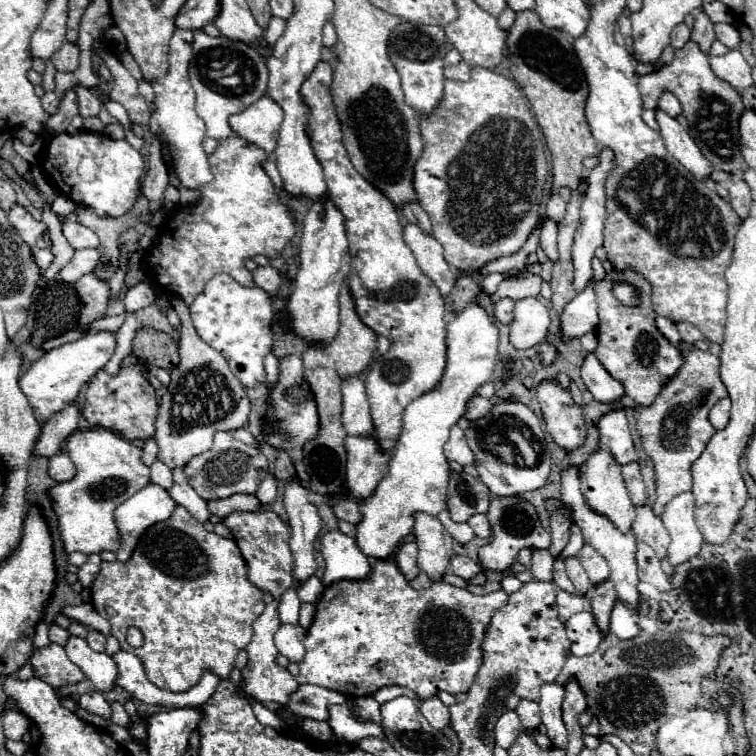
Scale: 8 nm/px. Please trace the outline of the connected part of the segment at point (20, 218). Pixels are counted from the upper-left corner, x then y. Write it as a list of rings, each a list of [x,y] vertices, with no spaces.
[[[14,206],[12,210],[8,210],[8,220],[28,246],[34,246],[36,240],[46,232],[46,226],[42,222],[36,222],[22,206]]]

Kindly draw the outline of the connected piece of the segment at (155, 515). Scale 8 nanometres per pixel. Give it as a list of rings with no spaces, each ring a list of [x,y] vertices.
[[[148,484],[144,490],[124,500],[114,510],[116,526],[120,530],[120,550],[116,552],[116,558],[120,562],[126,562],[142,532],[156,522],[168,520],[174,508],[176,502],[162,486],[156,484]]]

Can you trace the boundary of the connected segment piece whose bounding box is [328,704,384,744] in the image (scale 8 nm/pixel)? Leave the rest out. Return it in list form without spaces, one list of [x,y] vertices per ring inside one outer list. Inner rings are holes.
[[[340,704],[340,706],[330,706],[328,708],[328,724],[334,732],[336,738],[340,740],[346,740],[346,742],[360,742],[362,738],[366,736],[378,736],[378,738],[384,738],[382,734],[382,728],[378,724],[372,724],[372,722],[358,722],[350,708],[346,704]]]

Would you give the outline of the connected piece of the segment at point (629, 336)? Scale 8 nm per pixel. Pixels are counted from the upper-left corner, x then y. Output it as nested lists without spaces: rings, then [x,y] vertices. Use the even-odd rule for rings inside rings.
[[[634,268],[612,270],[612,272],[606,272],[606,276],[600,282],[594,284],[594,292],[598,296],[598,318],[600,318],[598,328],[596,328],[598,348],[594,354],[602,362],[602,366],[608,370],[608,374],[624,386],[624,392],[636,404],[648,406],[654,402],[664,382],[670,376],[674,376],[676,370],[682,366],[680,350],[674,344],[670,344],[654,324],[656,312],[650,302],[650,292],[652,292],[650,282],[642,274],[638,274]],[[614,280],[626,280],[634,284],[642,294],[640,306],[634,306],[634,308],[622,306],[610,292],[610,286]]]

